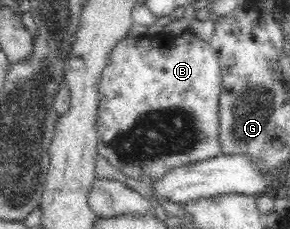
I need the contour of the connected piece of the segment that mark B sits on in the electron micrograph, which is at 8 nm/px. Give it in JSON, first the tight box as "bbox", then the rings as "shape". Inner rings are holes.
{"bbox":[95,29,221,180],"shape":[[[155,29],[147,36],[134,38],[132,35],[119,40],[111,49],[103,71],[97,80],[97,115],[95,125],[97,129],[97,154],[106,158],[116,169],[125,176],[136,180],[158,178],[167,170],[186,163],[208,160],[219,154],[217,141],[217,110],[218,97],[221,89],[221,72],[218,57],[214,54],[210,43],[200,40],[190,30],[173,36],[166,31]]]}

